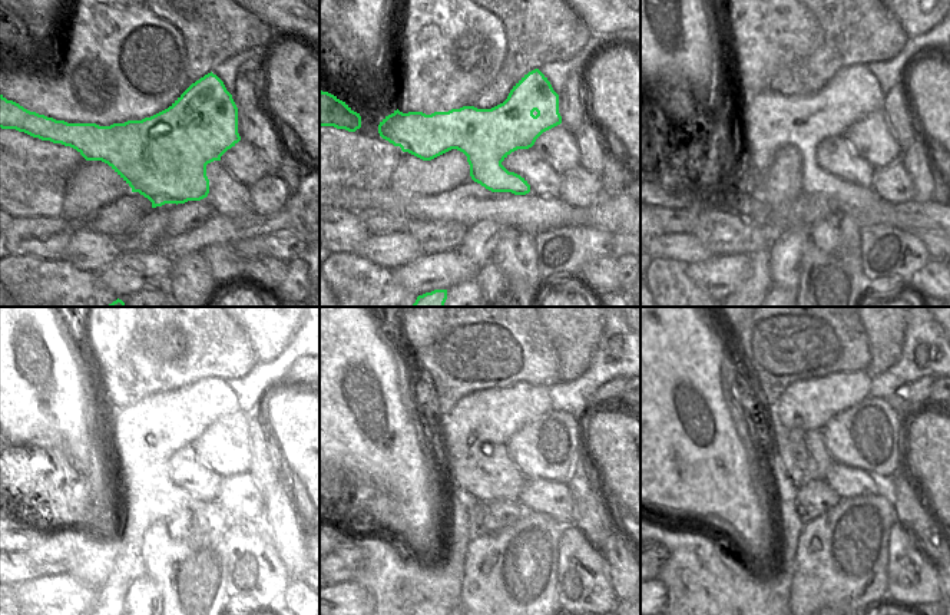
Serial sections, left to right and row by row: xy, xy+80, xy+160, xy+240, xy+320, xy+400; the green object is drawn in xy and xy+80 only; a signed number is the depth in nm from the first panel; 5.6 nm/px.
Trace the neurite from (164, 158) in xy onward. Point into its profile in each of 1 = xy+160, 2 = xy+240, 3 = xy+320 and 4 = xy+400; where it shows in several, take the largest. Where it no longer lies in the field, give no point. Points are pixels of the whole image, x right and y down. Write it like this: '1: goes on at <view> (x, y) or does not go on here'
1: goes on at xy+160 (770, 121)
2: goes on at xy+240 (144, 435)
3: goes on at xy+320 (486, 416)
4: goes on at xy+400 (810, 404)

